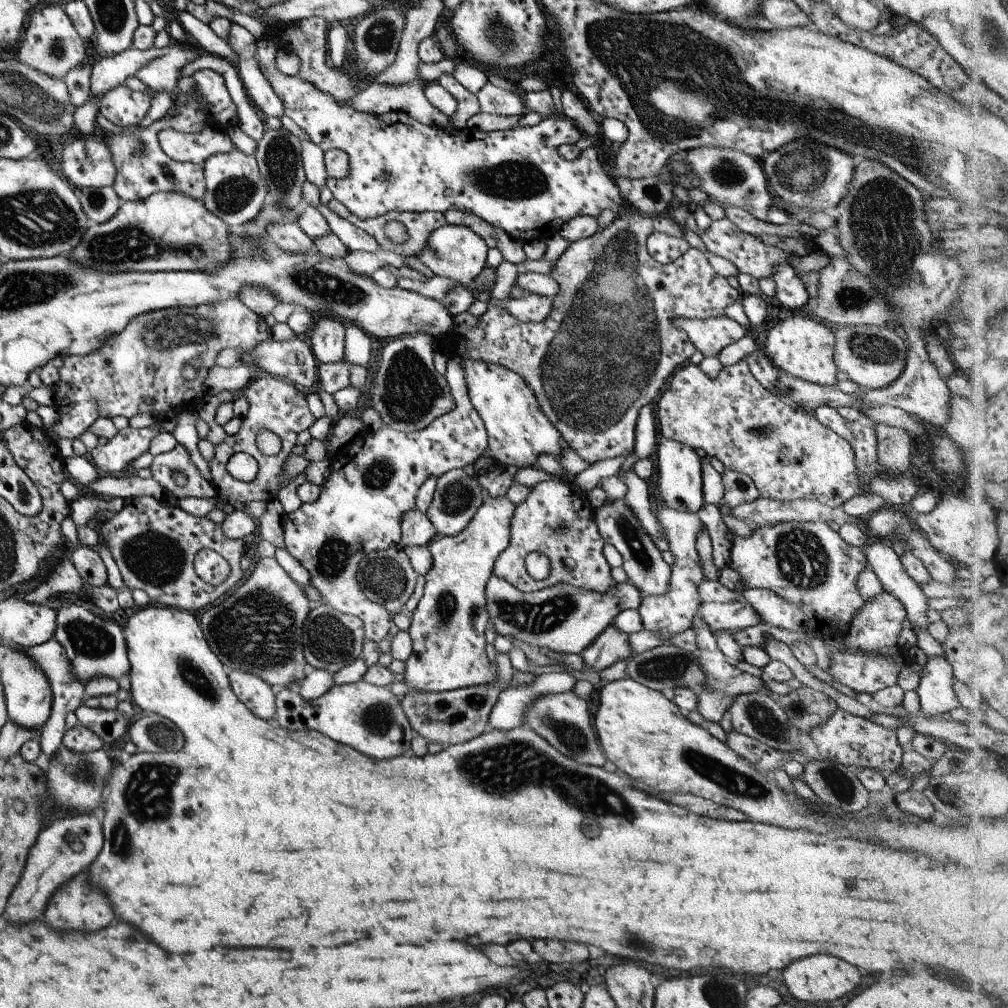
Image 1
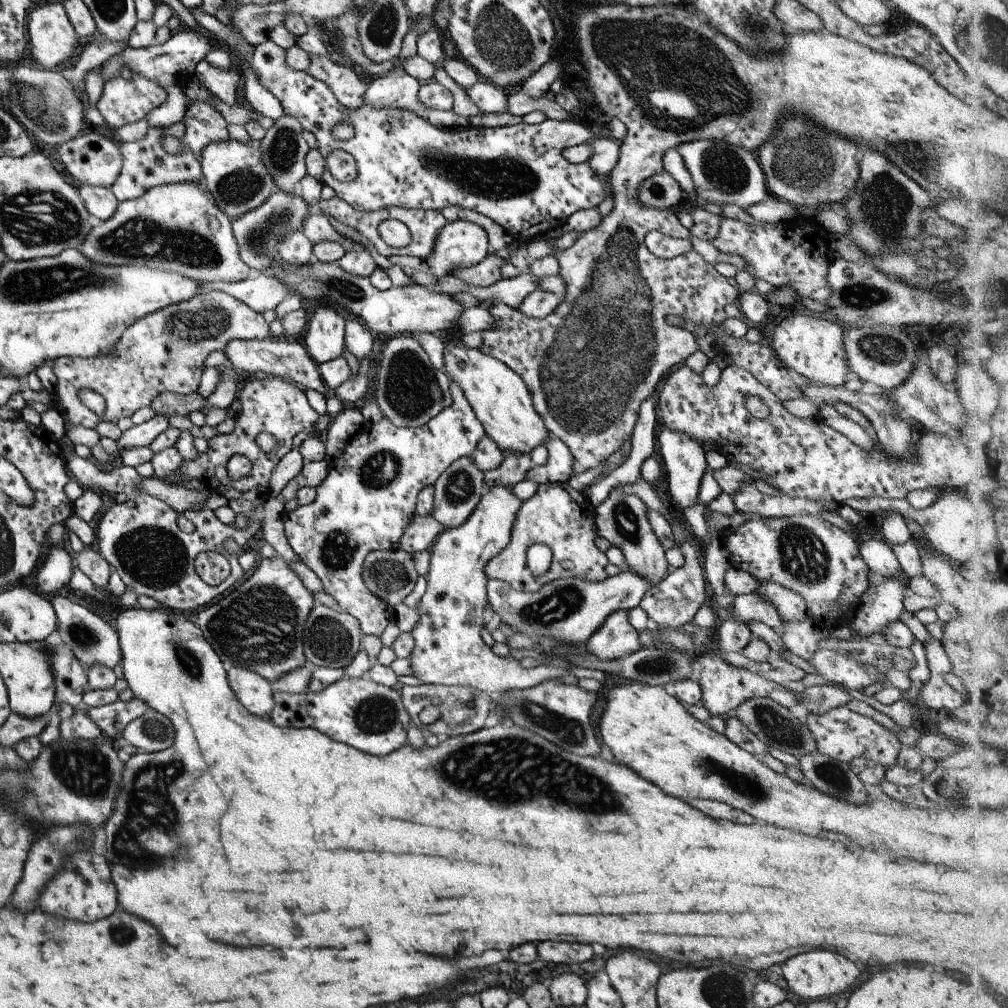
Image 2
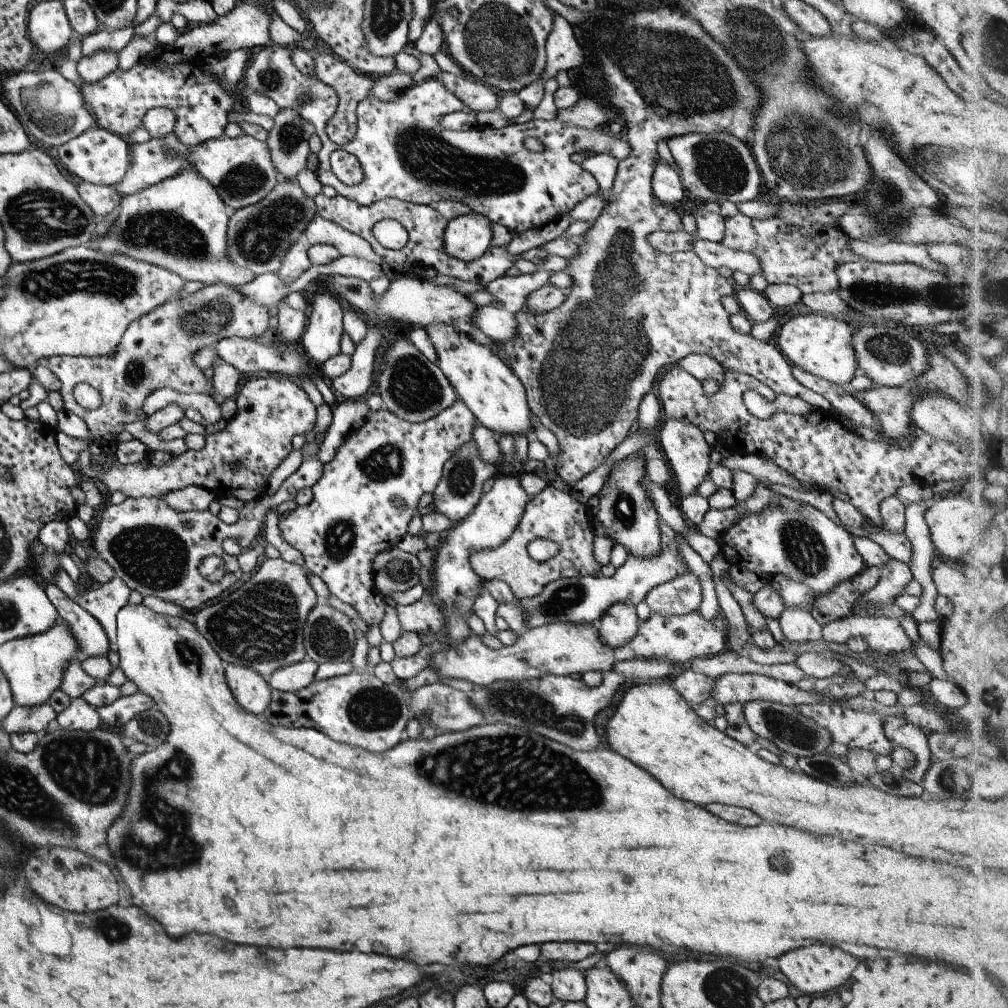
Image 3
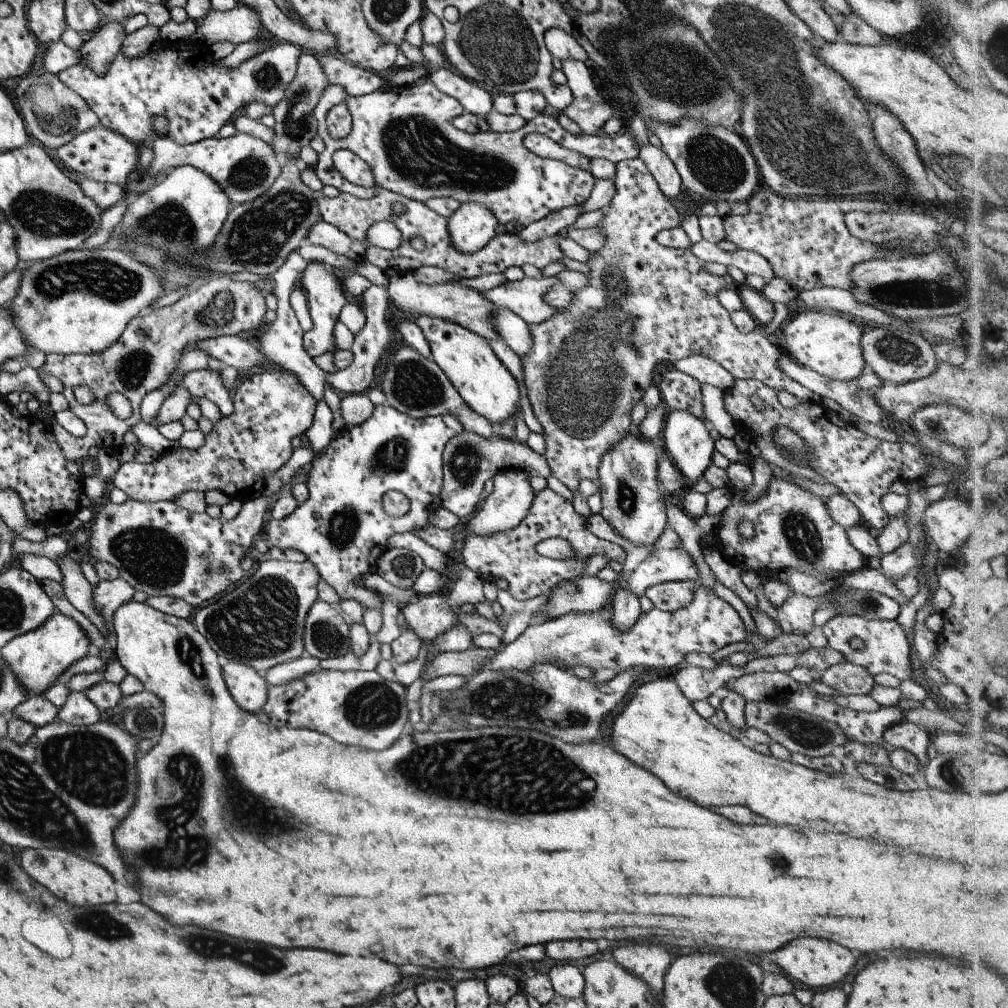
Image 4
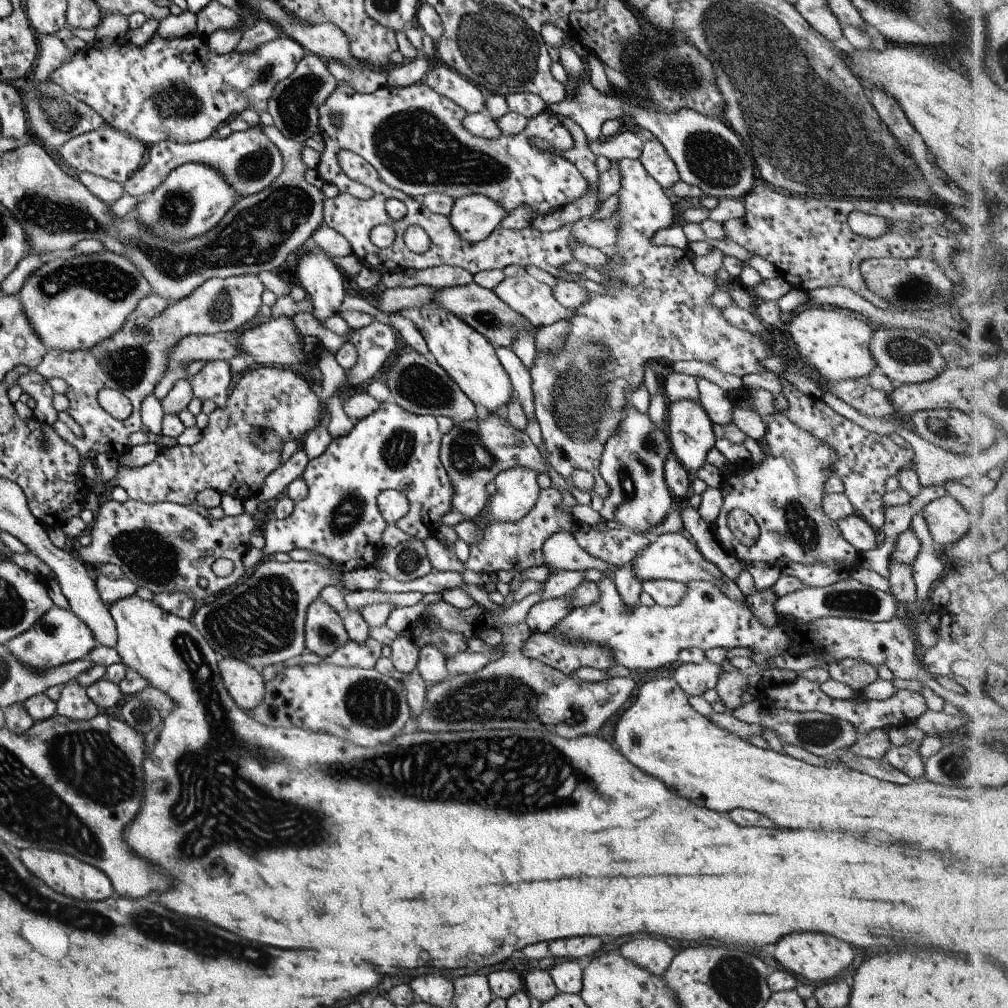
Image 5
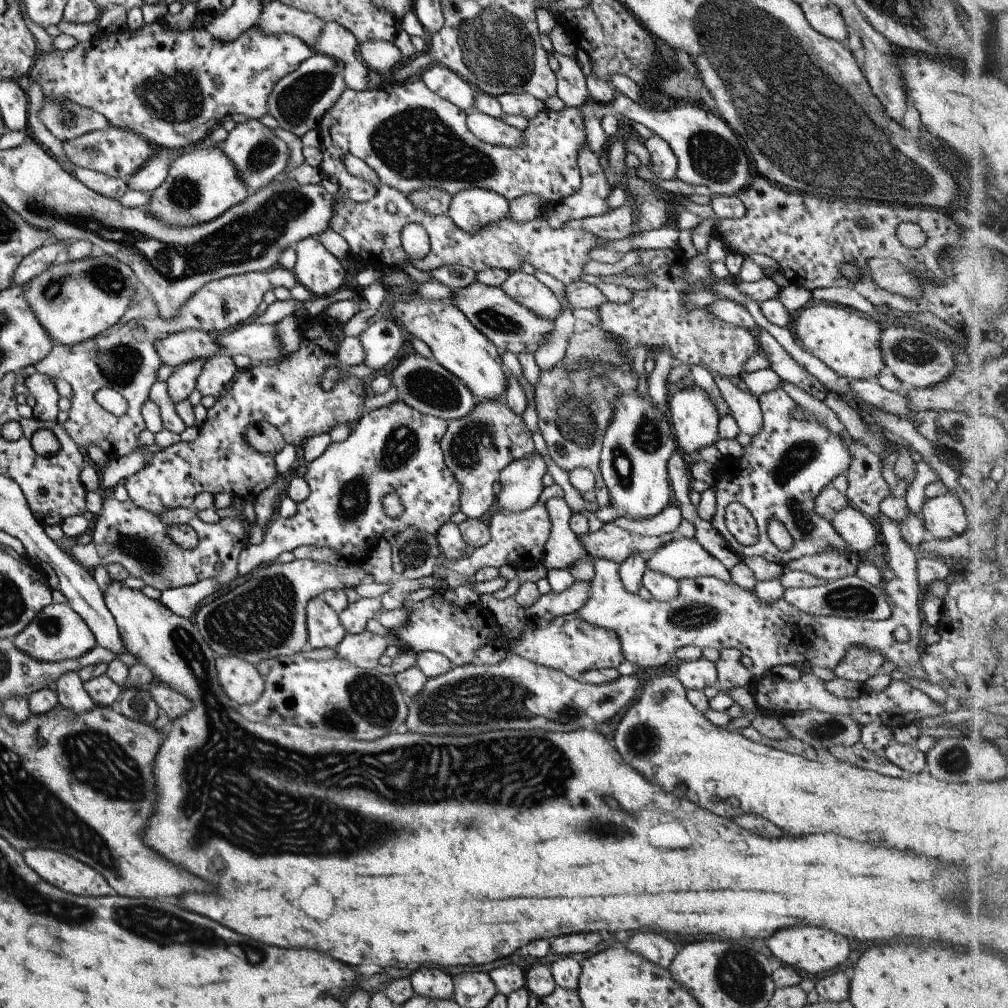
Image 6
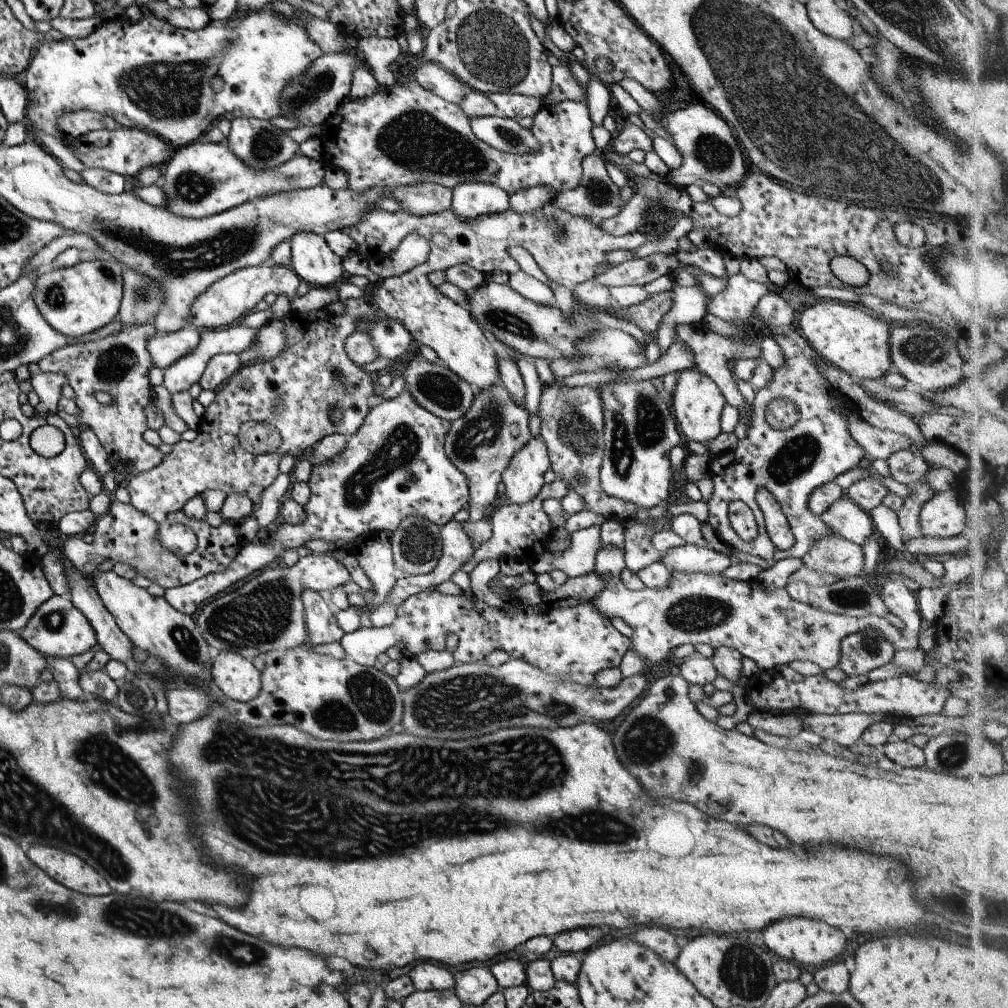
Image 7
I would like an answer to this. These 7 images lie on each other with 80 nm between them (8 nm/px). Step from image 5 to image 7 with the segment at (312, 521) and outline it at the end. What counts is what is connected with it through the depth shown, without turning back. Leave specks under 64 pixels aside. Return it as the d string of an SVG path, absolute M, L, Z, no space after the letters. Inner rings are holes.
M405 390L393 398L383 399L380 404L369 409L357 432L347 436L345 446L339 453L327 463L311 469L310 477L306 482L310 495L303 506L303 523L298 525L282 523L273 534L270 544L256 540L243 544L223 572L209 573L190 583L165 589L163 598L173 609L191 616L198 611L205 600L227 590L227 586L233 586L235 582L249 576L251 572L261 570L263 566L275 560L273 558L277 557L281 550L304 546L307 540L322 538L334 542L339 549L349 548L349 546L357 546L359 535L367 538L379 531L392 533L407 515L419 515L428 518L436 525L443 526L453 519L455 512L467 506L469 496L464 474L451 464L444 453L444 438L449 427L450 421L421 409Z

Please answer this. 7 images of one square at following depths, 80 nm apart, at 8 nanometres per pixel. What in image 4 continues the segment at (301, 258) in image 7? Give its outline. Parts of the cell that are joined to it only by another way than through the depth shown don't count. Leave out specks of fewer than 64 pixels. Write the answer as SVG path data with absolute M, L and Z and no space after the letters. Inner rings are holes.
M308 262L305 270L301 272L299 286L306 296L309 317L311 317L312 322L309 332L302 334L302 348L311 358L326 352L333 354L336 349L333 326L338 321L341 308L346 304L341 288L340 276L334 268L323 266L321 262Z

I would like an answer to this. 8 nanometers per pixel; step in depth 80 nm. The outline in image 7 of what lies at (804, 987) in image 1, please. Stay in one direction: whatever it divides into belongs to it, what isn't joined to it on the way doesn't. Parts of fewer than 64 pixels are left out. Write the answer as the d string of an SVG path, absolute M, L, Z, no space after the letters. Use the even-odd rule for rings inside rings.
M783 918L777 922L771 922L771 926L763 928L763 944L769 948L769 952L775 952L779 959L793 961L801 969L803 966L814 968L834 961L833 958L843 950L845 936L837 930L827 926L821 920L809 920L809 918Z

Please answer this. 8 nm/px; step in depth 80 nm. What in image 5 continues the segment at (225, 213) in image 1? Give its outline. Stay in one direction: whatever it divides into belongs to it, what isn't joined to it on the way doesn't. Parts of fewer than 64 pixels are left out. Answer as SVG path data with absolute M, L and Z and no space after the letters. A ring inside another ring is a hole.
M259 124L253 125L253 128L247 128L243 132L231 132L226 138L212 136L193 143L173 143L165 140L151 144L147 152L147 162L141 166L147 168L147 191L154 191L173 168L189 162L199 162L223 174L223 180L231 186L235 196L245 198L257 194L279 177L283 167L279 150L267 140L259 128Z

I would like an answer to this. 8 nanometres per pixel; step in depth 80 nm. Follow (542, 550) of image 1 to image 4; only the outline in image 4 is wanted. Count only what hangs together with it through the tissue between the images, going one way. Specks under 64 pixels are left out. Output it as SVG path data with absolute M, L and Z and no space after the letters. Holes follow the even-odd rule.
M547 488L534 494L527 515L513 530L505 530L503 534L491 539L465 536L460 558L463 565L482 580L504 579L508 584L509 595L514 600L522 602L546 594L559 582L577 579L585 569L585 561L595 554L605 554L607 560L622 563L625 557L623 550L617 544L596 538L585 525L586 519L575 512L572 502L556 494L555 490ZM553 537L567 540L575 556L567 556L561 560L539 556L534 550L535 544Z

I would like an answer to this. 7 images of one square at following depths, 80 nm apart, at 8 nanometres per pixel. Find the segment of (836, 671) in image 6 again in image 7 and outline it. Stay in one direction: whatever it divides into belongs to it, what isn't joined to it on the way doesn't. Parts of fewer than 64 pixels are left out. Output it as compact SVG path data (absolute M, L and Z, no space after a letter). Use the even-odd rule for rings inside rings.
M865 627L842 638L837 667L853 677L887 664L894 654L894 646L875 627Z

